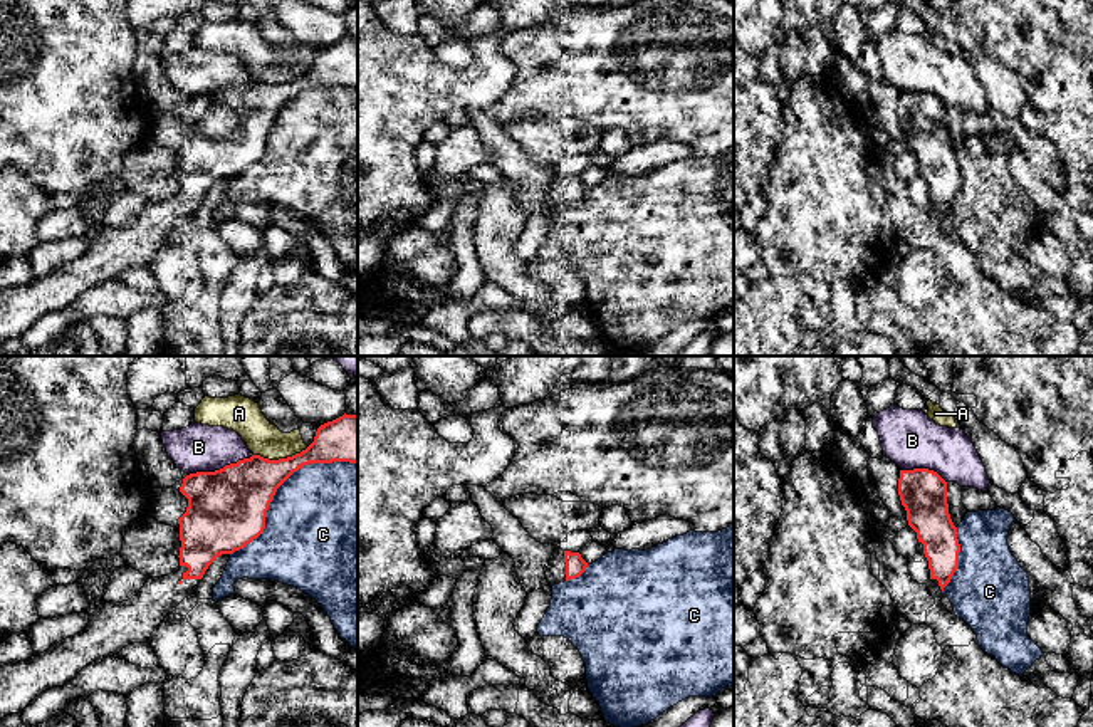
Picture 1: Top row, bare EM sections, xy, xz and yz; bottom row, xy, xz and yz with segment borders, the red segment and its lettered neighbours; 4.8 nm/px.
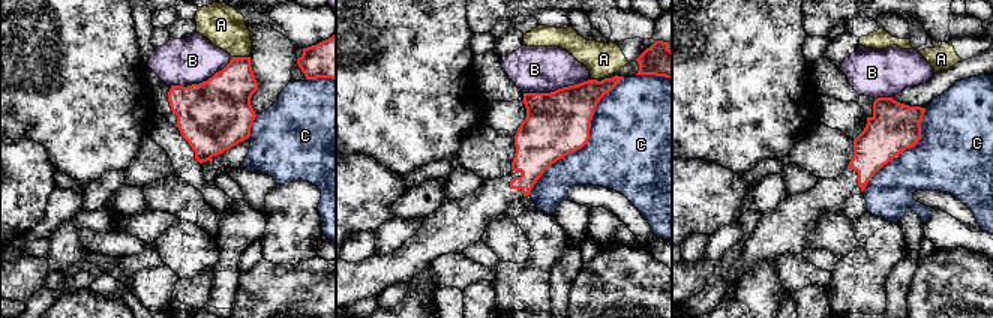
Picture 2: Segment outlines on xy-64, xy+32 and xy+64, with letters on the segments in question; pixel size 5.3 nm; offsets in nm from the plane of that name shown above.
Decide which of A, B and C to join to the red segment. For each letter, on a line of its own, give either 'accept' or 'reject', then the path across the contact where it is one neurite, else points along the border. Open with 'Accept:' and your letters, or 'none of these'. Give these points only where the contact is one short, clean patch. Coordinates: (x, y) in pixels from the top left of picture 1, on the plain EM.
Accept: none of these
A: reject
B: reject
C: reject

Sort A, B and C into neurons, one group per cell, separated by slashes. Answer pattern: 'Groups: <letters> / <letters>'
Groups: A / B / C

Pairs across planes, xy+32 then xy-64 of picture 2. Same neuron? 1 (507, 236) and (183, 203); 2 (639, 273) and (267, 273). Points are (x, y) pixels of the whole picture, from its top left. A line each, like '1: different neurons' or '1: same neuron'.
1: different neurons
2: same neuron

